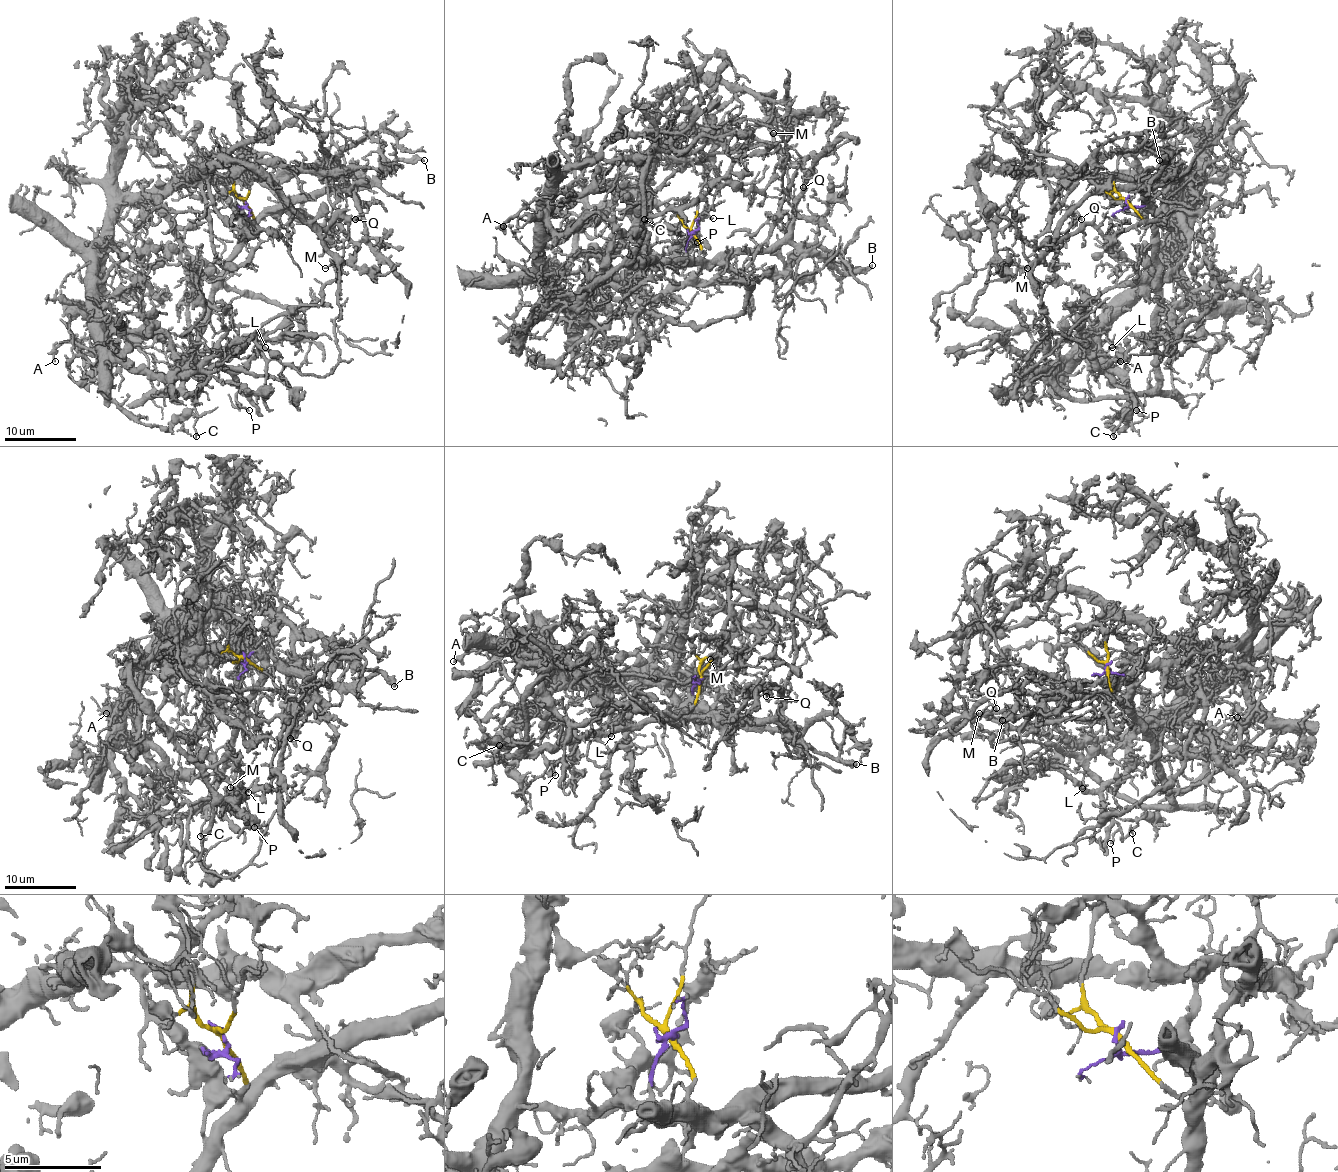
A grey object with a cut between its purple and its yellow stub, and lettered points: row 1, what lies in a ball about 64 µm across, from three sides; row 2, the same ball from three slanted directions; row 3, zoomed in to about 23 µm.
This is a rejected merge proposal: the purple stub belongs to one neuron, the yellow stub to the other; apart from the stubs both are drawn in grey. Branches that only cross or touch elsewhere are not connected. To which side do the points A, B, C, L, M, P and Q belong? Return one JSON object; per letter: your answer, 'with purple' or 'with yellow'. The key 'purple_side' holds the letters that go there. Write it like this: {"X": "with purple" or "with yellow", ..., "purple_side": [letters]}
{"A": "with purple", "B": "with yellow", "C": "with yellow", "L": "with purple", "M": "with yellow", "P": "with purple", "Q": "with yellow", "purple_side": ["A", "L", "P"]}

